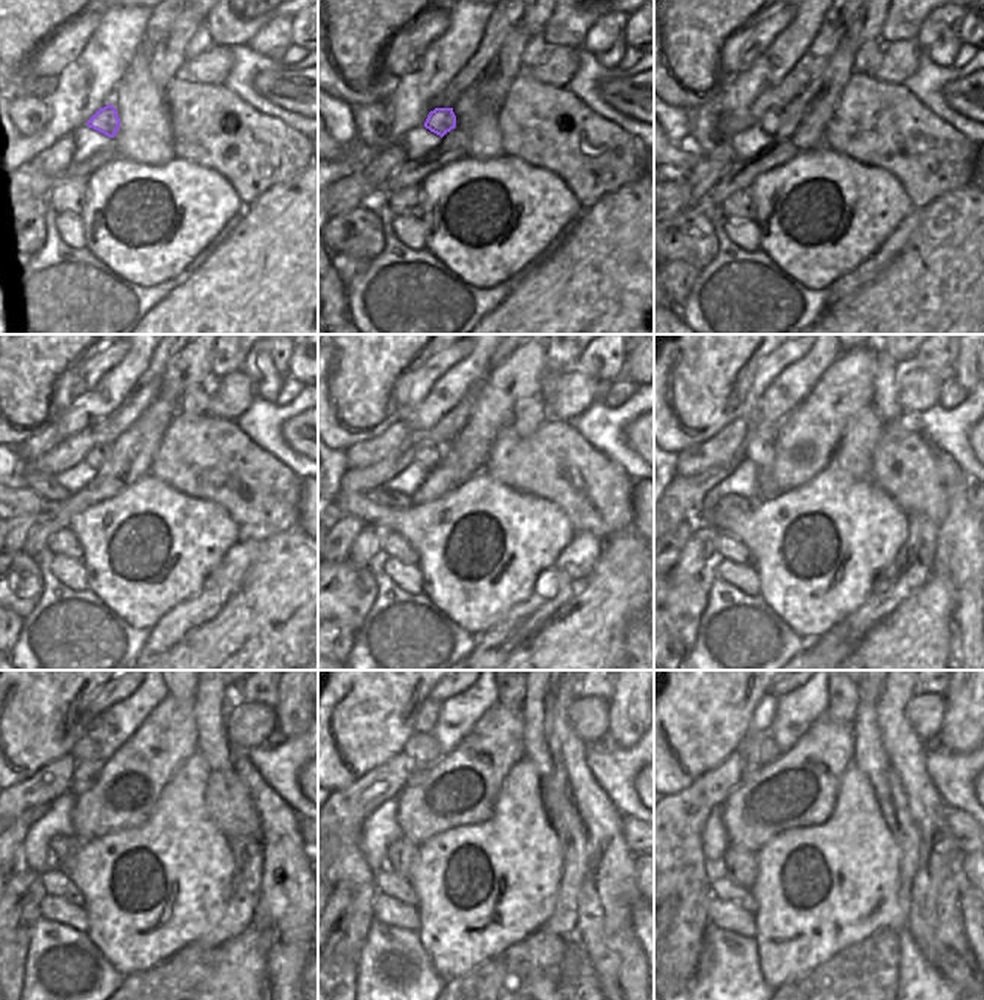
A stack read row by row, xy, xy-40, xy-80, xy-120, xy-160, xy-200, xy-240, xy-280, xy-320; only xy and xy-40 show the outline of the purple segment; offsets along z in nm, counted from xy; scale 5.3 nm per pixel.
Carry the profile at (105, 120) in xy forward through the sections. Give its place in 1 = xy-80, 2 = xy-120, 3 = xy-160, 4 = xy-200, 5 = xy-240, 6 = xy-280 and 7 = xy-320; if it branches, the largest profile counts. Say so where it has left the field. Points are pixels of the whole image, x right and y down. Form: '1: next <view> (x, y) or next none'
1: next xy-80 (770, 122)
2: next xy-120 (96, 456)
3: next xy-160 (428, 458)
4: next xy-200 (759, 446)
5: next xy-240 (84, 751)
6: next xy-280 (422, 748)
7: next xy-320 (759, 748)

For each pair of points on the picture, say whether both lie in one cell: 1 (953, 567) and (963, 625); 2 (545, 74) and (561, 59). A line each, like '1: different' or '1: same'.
1: same
2: same

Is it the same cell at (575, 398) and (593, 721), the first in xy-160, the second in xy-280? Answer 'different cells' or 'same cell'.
same cell

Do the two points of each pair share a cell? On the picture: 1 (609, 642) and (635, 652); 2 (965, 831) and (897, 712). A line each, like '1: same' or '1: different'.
1: different
2: different

